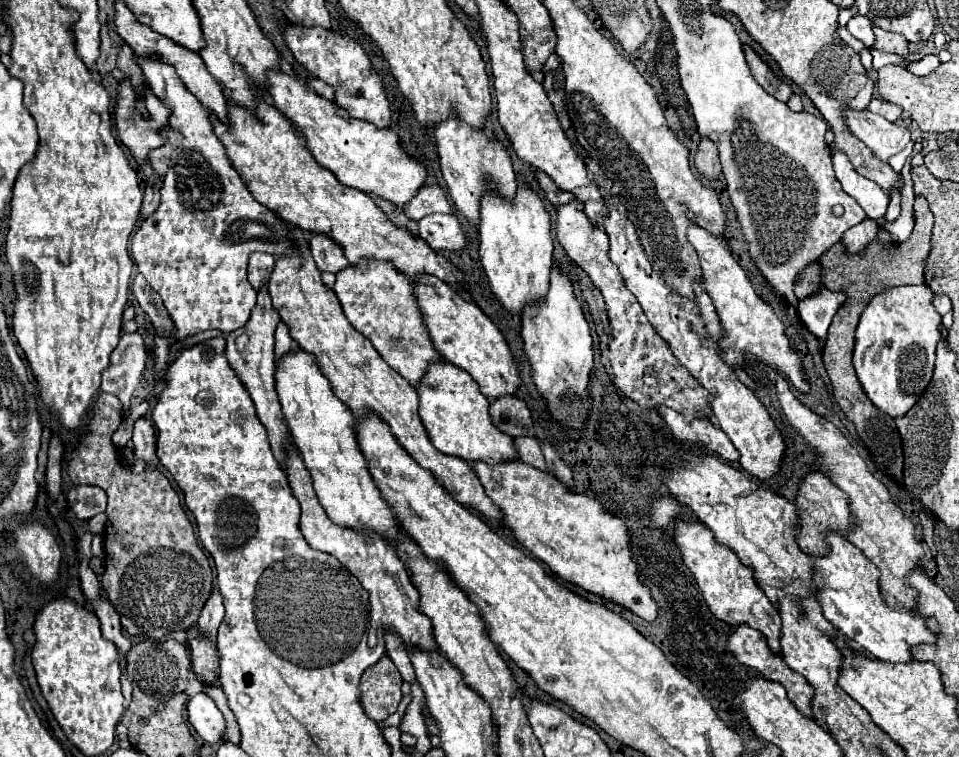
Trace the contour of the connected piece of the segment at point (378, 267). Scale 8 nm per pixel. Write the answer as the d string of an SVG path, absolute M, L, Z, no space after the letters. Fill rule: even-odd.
M364 257L358 265L344 267L344 271L336 275L334 293L338 295L348 321L372 341L374 349L384 357L384 361L408 383L416 385L428 363L442 359L434 349L426 327L422 325L408 279L390 261Z

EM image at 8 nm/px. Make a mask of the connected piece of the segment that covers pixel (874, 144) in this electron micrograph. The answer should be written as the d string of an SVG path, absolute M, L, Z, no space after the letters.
M848 111L846 123L850 131L884 163L910 143L910 131L898 123L890 123L870 111Z

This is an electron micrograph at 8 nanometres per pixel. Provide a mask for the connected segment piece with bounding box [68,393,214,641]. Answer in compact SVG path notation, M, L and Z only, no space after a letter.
M112 393L98 395L90 415L90 433L72 453L68 473L74 485L98 485L108 495L108 521L104 527L106 571L102 575L102 591L108 595L124 629L132 637L160 641L174 631L188 631L196 625L214 589L214 577L208 557L198 547L192 523L168 477L154 469L134 475L122 465L120 451L110 441L120 423L120 399Z

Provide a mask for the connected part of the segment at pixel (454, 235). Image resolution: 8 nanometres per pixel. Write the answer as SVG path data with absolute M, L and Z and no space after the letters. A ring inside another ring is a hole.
M432 213L418 221L420 237L432 247L432 249L462 249L466 245L466 235L454 215L444 213Z

